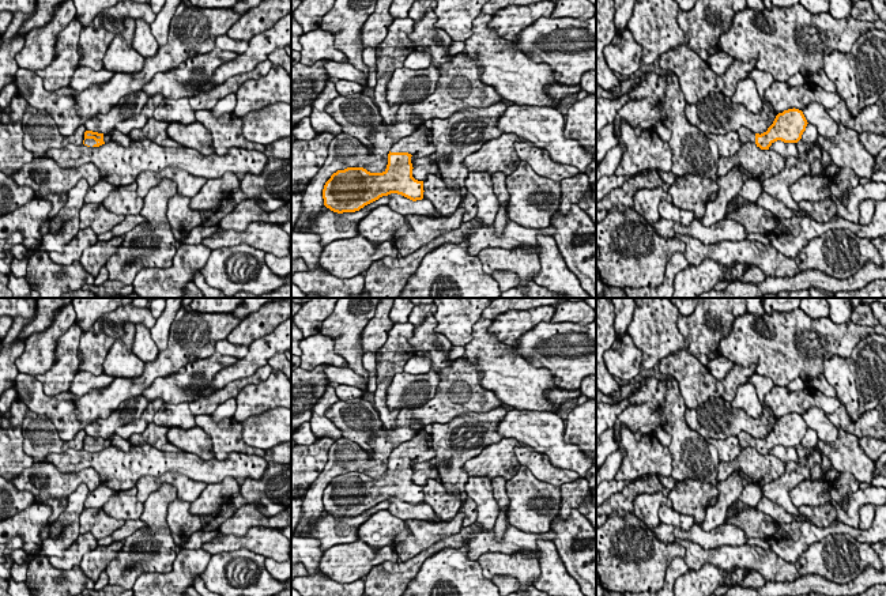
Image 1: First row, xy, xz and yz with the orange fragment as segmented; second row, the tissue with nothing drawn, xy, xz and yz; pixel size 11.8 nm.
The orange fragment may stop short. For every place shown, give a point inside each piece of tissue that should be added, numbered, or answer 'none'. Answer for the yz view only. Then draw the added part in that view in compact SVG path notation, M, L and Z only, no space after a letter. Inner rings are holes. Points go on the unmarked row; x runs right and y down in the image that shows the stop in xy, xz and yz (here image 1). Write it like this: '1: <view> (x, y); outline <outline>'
1: yz (745, 438); outline M740 431L738 434L738 440L739 440L739 444L740 444L742 449L754 448L755 438L753 435L750 435L749 433Z

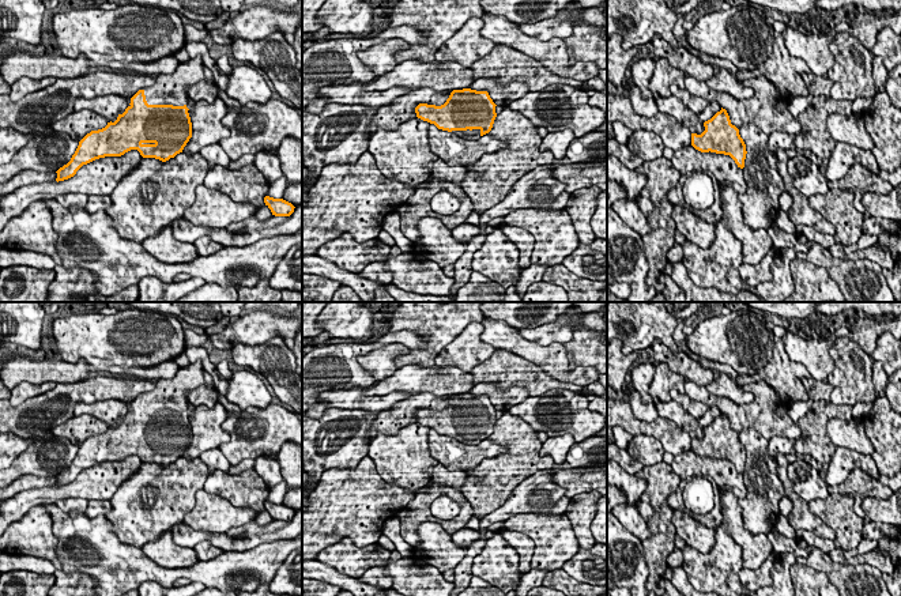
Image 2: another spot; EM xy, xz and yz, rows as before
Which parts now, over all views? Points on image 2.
1: xy (169, 393); outline M196 361L181 367L173 378L161 378L155 381L151 392L142 393L148 410L173 410L186 411L186 392L192 392L204 384L204 366Z
2: xz (475, 438); outline M467 434L467 435L452 435L459 442L468 444L468 445L476 445L480 442L480 434Z

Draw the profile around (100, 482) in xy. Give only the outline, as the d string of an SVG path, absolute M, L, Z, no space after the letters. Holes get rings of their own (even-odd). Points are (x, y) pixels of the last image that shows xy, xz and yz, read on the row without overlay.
M137 454L121 461L105 461L83 469L73 482L20 491L0 502L0 536L7 527L20 520L31 508L56 503L65 498L110 501L118 487L142 465Z

